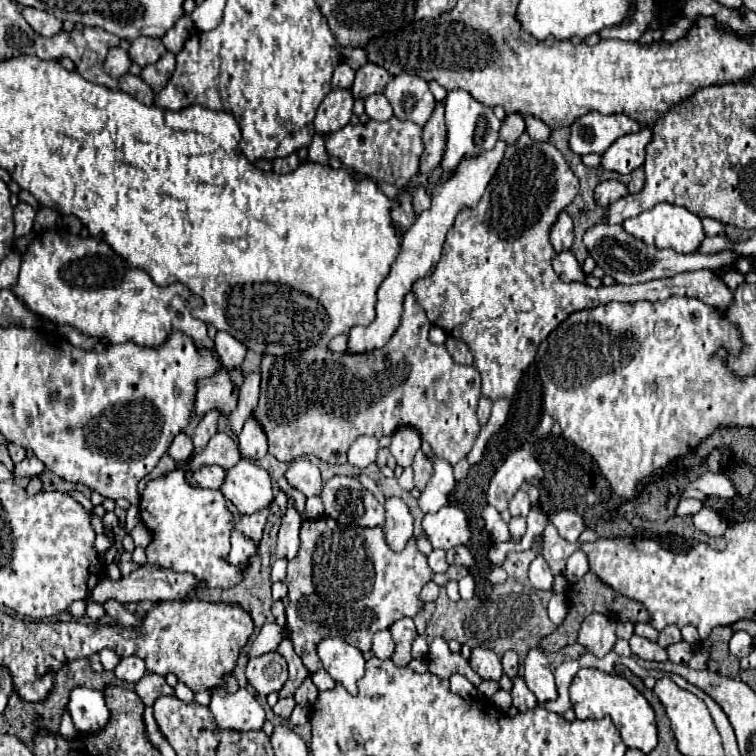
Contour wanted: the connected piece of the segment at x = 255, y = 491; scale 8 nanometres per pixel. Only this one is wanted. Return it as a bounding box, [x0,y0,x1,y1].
[220,460,272,514]

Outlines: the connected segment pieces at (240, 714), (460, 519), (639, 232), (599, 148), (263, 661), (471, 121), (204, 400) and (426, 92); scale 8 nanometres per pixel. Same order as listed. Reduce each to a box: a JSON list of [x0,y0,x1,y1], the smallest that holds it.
[[208,686,264,730],[422,506,470,550],[622,202,704,254],[570,112,642,156],[246,652,288,696],[442,90,500,178],[194,370,240,416],[384,74,436,126]]

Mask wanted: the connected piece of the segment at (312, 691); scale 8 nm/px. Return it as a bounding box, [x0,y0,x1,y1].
[296,678,320,708]

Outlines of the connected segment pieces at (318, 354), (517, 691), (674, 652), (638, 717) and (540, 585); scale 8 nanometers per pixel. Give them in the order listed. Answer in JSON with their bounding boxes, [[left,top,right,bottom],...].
[[254,294,480,466],[510,676,538,712],[668,642,694,664],[570,668,656,754],[530,556,552,590]]

